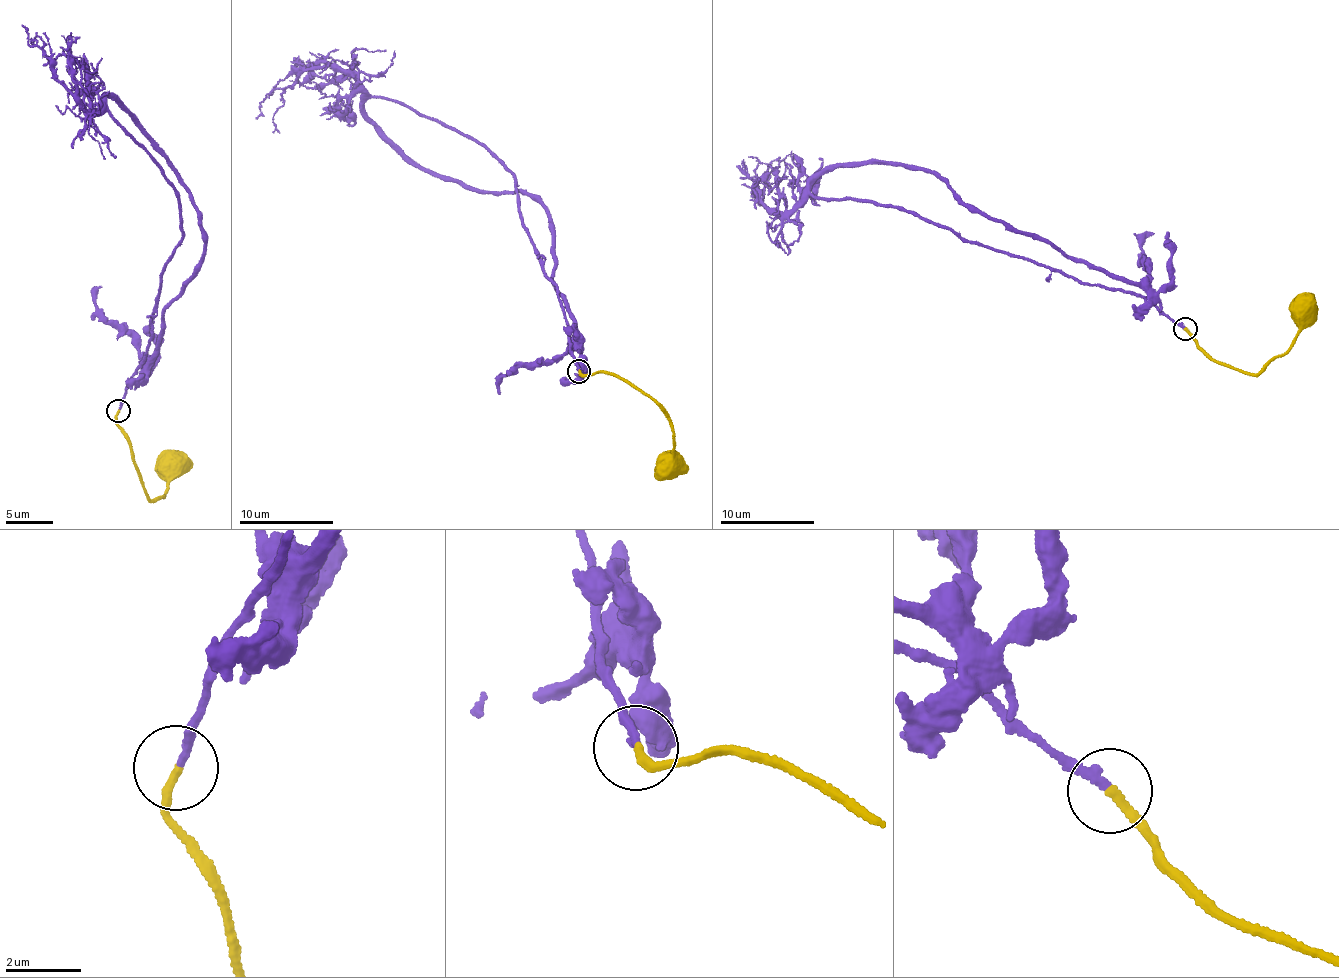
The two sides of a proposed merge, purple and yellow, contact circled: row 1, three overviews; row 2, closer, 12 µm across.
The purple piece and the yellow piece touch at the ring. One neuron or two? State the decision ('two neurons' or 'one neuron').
one neuron

